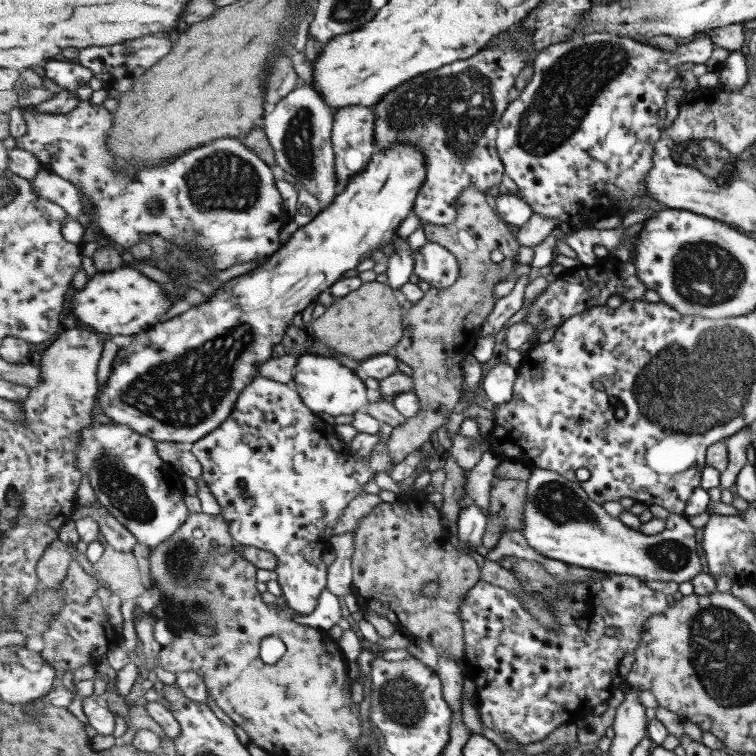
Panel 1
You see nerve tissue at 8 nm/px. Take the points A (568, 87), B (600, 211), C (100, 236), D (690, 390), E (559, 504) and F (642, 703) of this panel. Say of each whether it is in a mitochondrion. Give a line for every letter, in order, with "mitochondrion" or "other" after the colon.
A: mitochondrion
B: other
C: other
D: mitochondrion
E: mitochondrion
F: other

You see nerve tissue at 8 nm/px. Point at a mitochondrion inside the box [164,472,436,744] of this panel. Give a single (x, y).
(401, 700)

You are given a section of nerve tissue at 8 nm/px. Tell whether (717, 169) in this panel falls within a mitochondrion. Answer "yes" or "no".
yes

